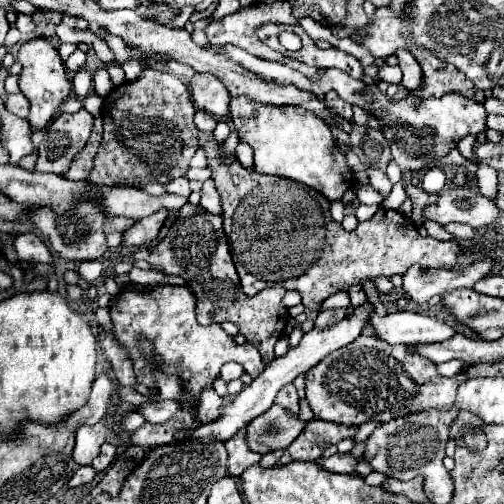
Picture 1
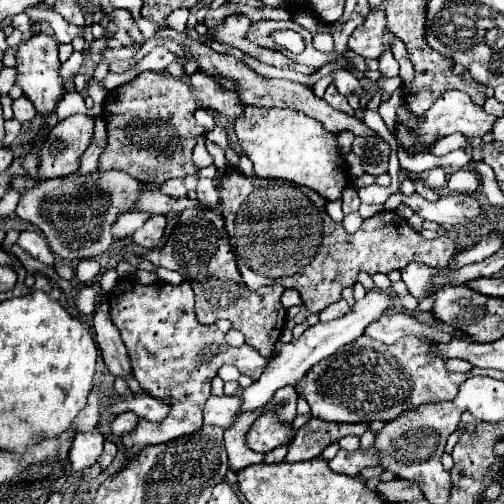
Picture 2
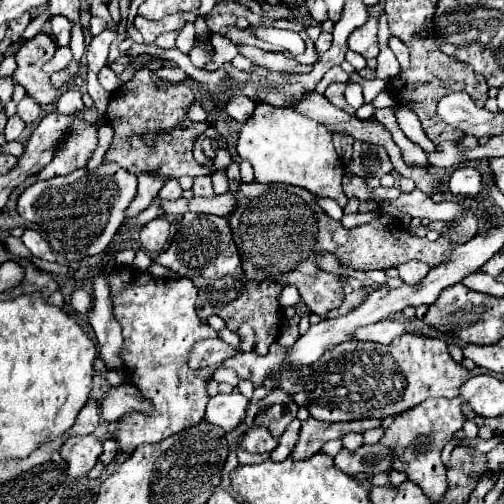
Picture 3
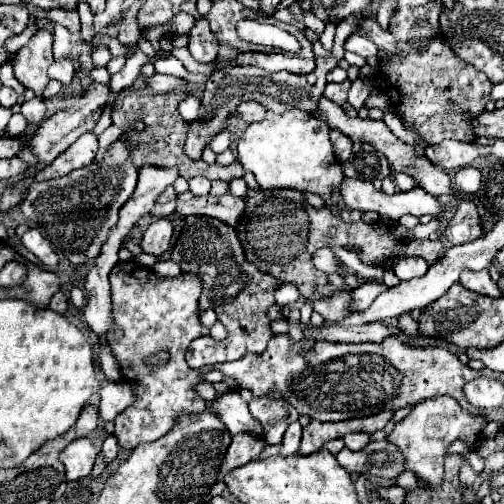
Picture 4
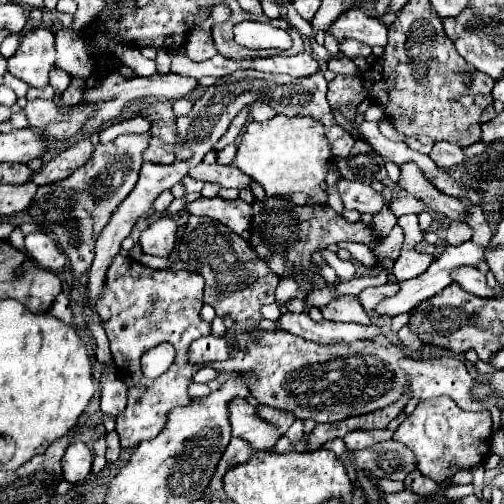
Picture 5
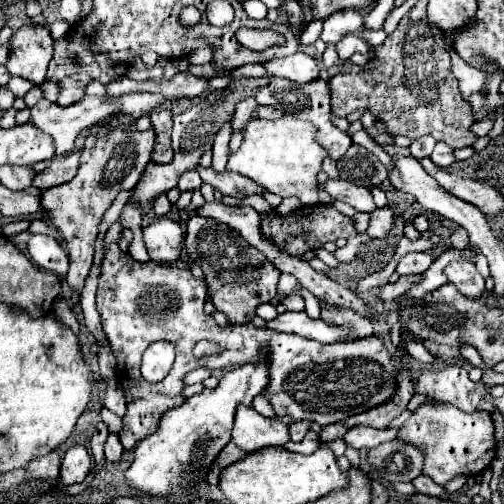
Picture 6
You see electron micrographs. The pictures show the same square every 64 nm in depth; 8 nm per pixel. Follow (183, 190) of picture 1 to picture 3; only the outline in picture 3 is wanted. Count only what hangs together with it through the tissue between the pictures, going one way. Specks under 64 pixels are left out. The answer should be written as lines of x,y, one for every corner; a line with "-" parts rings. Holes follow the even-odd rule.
168,180
168,182
164,184
164,188
160,190
158,196
160,196
162,200
176,200
176,198
180,198
180,196
182,196
182,188
180,188
178,180

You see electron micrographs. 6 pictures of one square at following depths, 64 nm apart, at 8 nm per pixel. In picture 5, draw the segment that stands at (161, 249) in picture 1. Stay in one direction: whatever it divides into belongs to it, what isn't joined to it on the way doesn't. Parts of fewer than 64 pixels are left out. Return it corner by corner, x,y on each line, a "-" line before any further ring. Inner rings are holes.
190,216
184,234
178,242
178,258
182,262
190,262
196,268
196,272
206,278
204,304
210,304
226,326
224,338
194,340
188,352
188,360
190,364
196,366
204,366
216,360
228,360
238,348
236,336
240,332
248,332
248,334
262,332
260,308
264,304
274,302
274,290
280,278
254,254
254,250
248,246
248,242
242,236
238,236
228,226
212,218

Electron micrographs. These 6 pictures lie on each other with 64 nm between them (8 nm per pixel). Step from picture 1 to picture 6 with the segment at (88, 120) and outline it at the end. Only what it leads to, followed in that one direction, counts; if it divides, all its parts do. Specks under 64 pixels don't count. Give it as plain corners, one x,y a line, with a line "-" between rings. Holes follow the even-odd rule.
78,148
70,154
64,154
64,156
54,156
50,160
50,164
46,166
46,170
36,174
32,184
40,190
46,190
50,186
58,186
58,184
72,180
72,176
76,176
76,168
80,164
80,150
82,148

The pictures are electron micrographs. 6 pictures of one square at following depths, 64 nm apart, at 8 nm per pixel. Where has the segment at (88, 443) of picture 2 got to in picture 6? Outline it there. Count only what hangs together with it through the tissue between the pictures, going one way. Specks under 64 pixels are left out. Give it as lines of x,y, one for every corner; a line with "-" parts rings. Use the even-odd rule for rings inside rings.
70,446
64,454
62,468
60,468
60,478
64,484
76,484
82,482
92,468
92,458
86,450
86,446

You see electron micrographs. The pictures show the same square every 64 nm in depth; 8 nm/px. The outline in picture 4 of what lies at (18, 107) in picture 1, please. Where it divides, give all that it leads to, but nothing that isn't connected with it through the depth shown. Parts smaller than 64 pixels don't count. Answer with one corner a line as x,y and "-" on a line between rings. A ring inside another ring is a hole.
32,98
32,100
26,100
22,106
20,106
20,112
24,114
24,118
28,120
28,124
42,124
42,120
46,118
46,108
44,108
44,102
38,100
38,98

